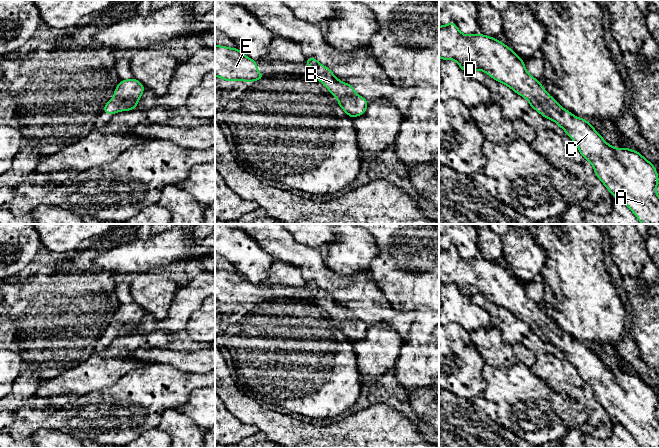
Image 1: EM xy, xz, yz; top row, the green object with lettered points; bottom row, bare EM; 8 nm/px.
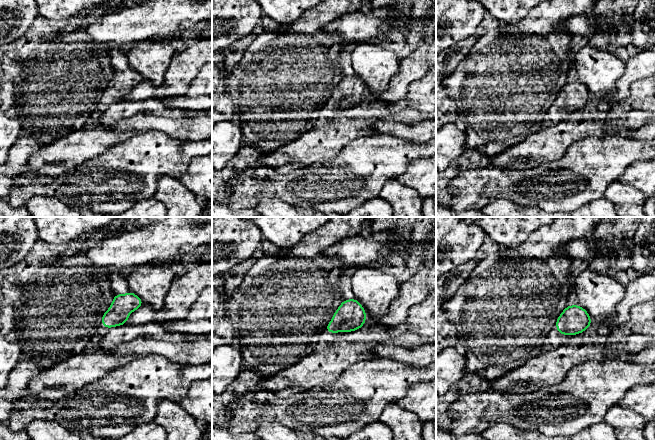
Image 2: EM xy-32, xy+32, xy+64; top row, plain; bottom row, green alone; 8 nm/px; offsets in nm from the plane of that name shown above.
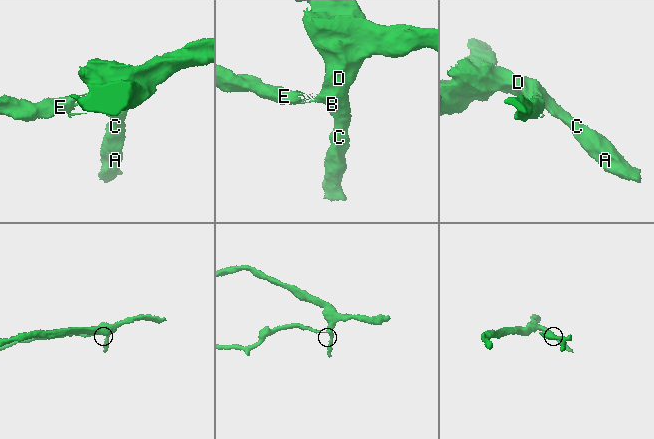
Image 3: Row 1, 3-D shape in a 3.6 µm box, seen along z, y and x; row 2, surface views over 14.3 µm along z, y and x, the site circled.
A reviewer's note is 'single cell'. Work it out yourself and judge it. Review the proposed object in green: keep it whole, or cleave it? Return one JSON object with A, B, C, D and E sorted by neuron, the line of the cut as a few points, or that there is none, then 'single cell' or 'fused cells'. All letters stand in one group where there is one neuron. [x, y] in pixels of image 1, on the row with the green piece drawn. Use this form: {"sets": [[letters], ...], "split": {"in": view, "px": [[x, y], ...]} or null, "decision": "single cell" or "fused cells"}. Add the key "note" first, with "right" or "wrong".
{"note": "right", "sets": [["A", "B", "C", "D", "E"]], "split": null, "decision": "single cell"}

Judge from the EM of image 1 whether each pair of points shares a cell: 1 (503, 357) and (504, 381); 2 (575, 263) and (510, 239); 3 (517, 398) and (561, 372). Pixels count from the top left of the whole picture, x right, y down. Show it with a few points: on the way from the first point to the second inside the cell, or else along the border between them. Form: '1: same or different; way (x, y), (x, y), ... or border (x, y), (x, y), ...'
1: different; border (485, 362), (501, 368), (526, 366)
2: different; border (539, 244), (546, 251)
3: different; border (529, 368), (552, 389), (565, 393)

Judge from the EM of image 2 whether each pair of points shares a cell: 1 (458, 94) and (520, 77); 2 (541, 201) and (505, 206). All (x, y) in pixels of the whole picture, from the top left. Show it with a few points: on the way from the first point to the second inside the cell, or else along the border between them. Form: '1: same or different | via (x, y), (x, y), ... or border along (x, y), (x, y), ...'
1: same | via (473, 92), (505, 91)
2: different | border along (506, 199), (511, 202)

